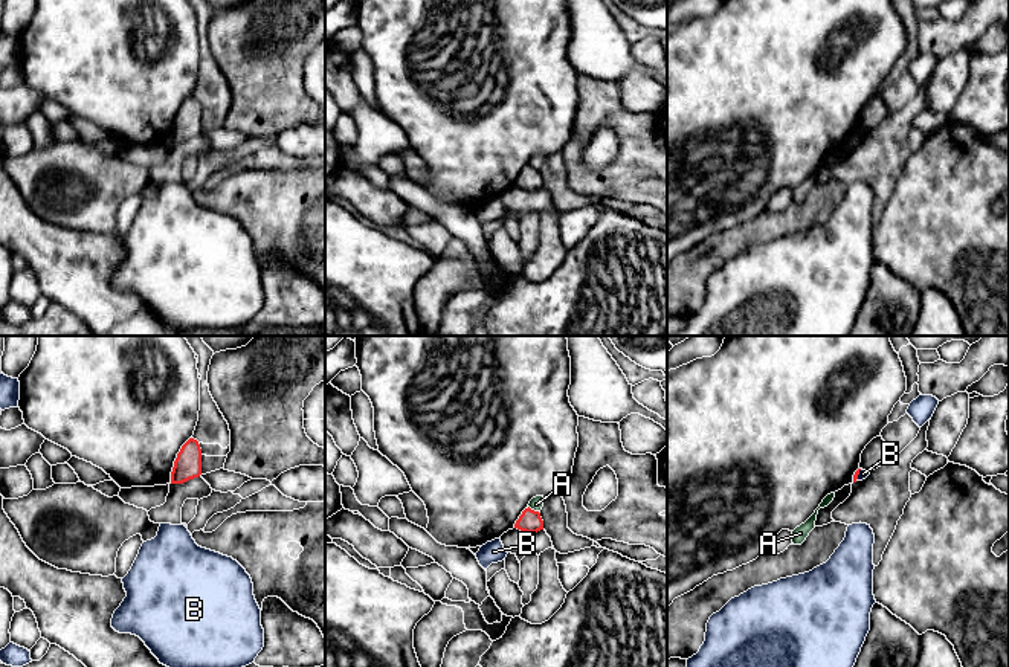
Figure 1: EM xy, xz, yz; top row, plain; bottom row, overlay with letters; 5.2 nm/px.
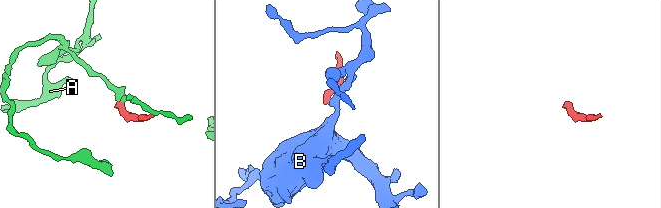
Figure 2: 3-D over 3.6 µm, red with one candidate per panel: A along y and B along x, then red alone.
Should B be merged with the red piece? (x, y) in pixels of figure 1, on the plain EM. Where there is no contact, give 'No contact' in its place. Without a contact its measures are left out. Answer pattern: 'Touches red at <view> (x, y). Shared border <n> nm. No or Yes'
Touches red at yz (858, 132). Shared border 70 nm. No

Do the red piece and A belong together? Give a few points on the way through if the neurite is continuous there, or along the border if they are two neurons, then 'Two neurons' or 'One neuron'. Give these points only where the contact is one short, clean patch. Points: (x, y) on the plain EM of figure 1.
Boundary: xz (528, 164), (538, 170). Two neurons

